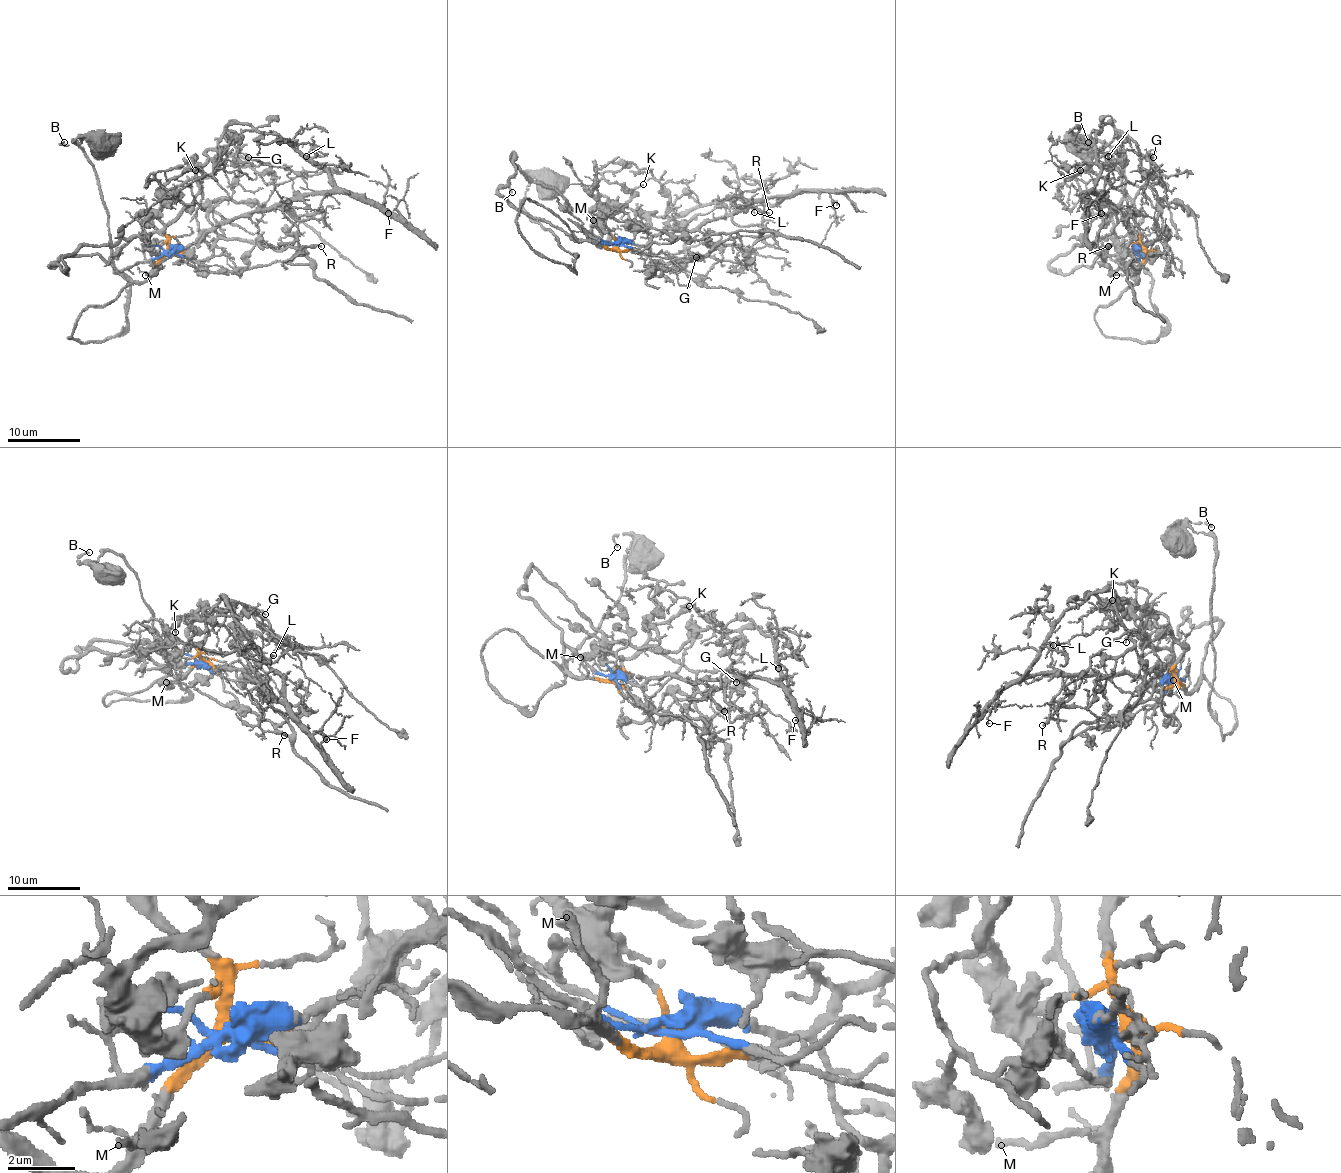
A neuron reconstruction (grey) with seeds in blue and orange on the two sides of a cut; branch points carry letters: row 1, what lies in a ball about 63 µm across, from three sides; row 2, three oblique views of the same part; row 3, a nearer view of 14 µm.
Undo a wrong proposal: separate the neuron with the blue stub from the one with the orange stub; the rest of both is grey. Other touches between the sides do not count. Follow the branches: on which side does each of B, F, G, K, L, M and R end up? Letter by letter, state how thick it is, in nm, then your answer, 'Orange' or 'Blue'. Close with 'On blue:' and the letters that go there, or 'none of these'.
B: Thickness 120 nm. Orange
F: Thickness 120 nm. Blue
G: Thickness 160 nm. Orange
K: Thickness 160 nm. Orange
L: Thickness 140 nm. Blue
M: Thickness 160 nm. Orange
R: Thickness 240 nm. Blue
On blue: F, L, R

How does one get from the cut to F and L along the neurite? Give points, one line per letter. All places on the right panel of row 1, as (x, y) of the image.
F: (1141, 252), (1141, 243), (1125, 225), (1127, 218), (1098, 192), (1090, 192), (1087, 203), (1094, 205), (1101, 214)
L: (1141, 252), (1141, 243), (1125, 225), (1127, 218), (1092, 189), (1099, 171), (1098, 160), (1108, 156)

